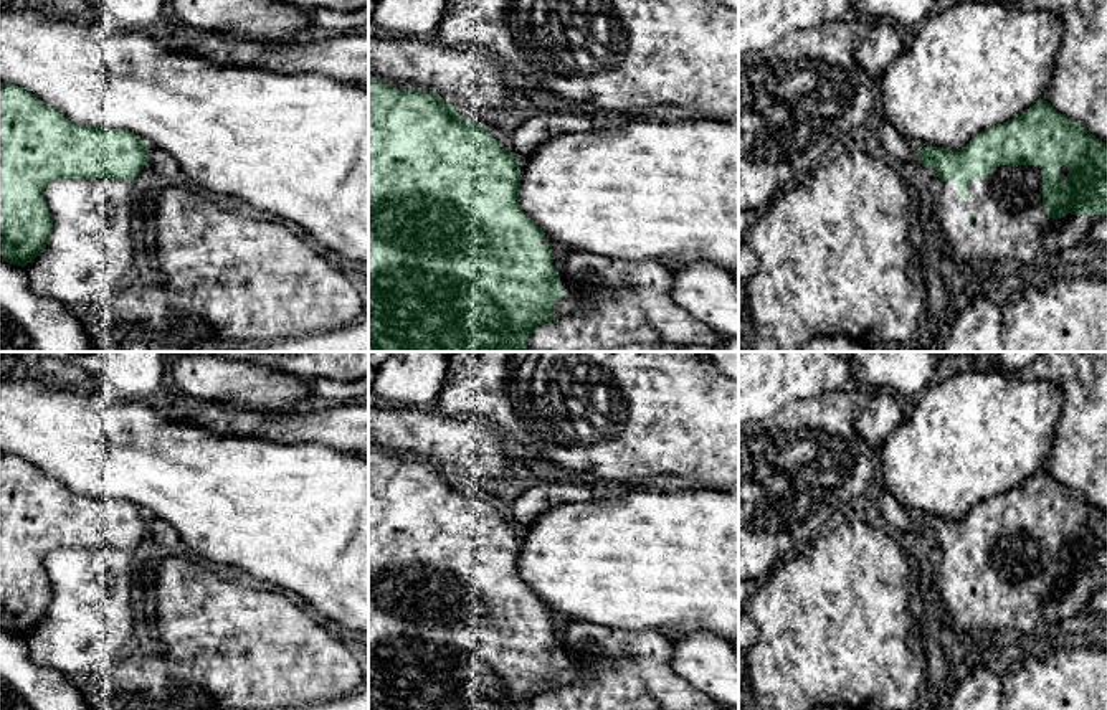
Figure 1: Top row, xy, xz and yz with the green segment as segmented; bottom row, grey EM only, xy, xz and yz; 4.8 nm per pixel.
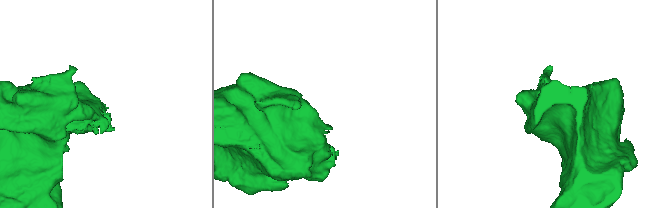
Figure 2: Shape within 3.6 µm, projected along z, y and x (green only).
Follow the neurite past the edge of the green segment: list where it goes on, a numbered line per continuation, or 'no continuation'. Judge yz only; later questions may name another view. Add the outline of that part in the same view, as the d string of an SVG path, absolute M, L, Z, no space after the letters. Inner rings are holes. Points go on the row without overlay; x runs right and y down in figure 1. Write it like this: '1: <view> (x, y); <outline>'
1: yz (1010, 596); M998 535L980 551L972 550L970 571L962 570L960 556L960 553L943 551L942 565L929 578L942 619L958 637L1001 632L1029 639L1048 627L1077 624L1087 601L1104 586L1071 583L1061 589L1046 586L1041 535Z

